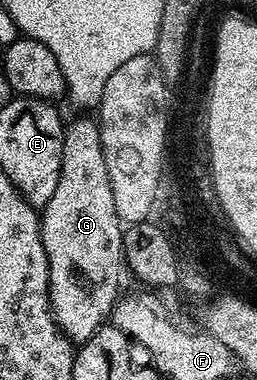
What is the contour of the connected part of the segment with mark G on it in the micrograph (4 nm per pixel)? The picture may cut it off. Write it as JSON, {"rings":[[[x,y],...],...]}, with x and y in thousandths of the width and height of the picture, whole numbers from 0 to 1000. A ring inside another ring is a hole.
{"rings":[[[307,300],[292,318],[245,339],[237,400],[237,468],[206,521],[160,550],[152,603],[191,689],[191,753],[198,755],[198,824],[230,863],[280,900],[346,892],[377,866],[420,850],[467,787],[463,724],[486,716],[479,679],[479,613],[455,542],[440,542],[440,489],[424,479],[424,445],[409,437],[409,395],[393,384],[393,342],[381,313]]]}

